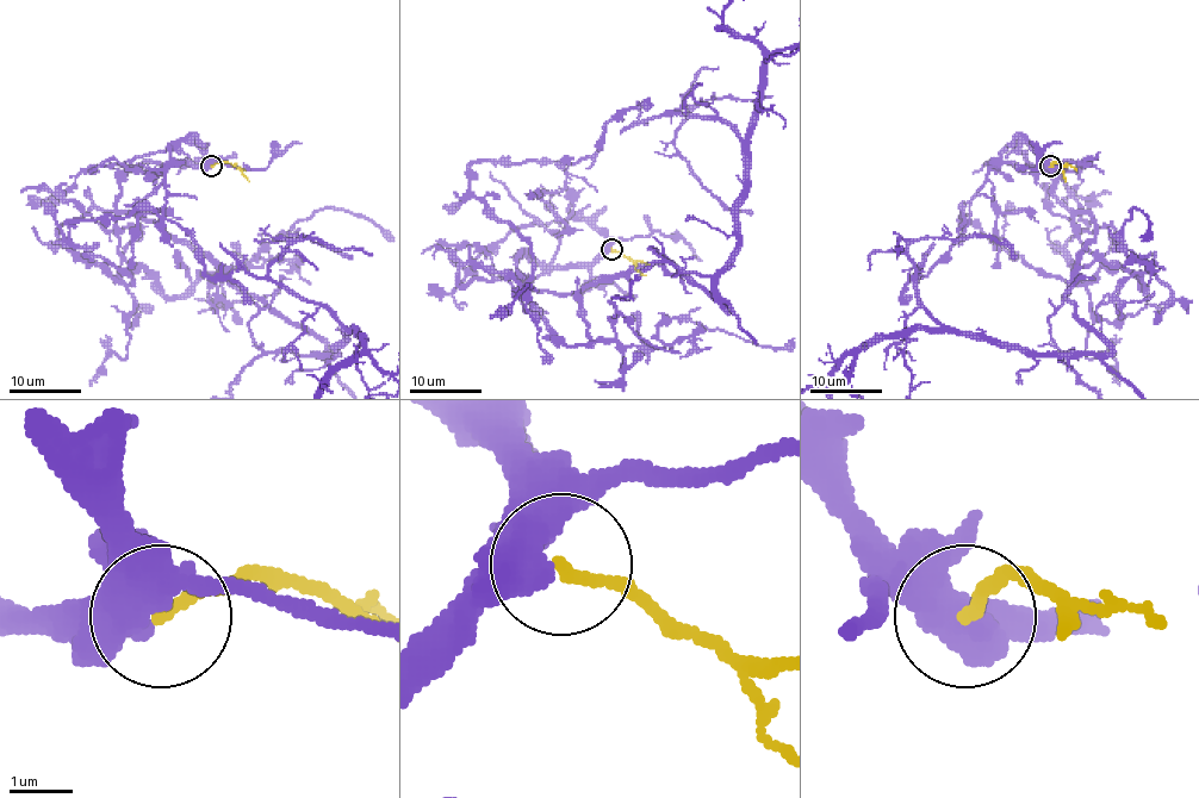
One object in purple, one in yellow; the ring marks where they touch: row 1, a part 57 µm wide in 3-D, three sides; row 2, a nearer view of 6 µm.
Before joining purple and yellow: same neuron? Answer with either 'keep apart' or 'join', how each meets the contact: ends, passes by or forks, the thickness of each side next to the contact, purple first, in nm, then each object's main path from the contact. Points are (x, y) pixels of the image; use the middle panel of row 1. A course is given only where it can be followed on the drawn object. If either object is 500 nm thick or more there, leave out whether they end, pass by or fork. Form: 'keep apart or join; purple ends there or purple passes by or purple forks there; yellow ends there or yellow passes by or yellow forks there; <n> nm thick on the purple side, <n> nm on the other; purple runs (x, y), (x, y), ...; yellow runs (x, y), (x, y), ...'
keep apart; purple forks there; yellow ends there; 380 nm thick on the purple side, 200 nm on the other; yellow runs (612, 250), (650, 265)

